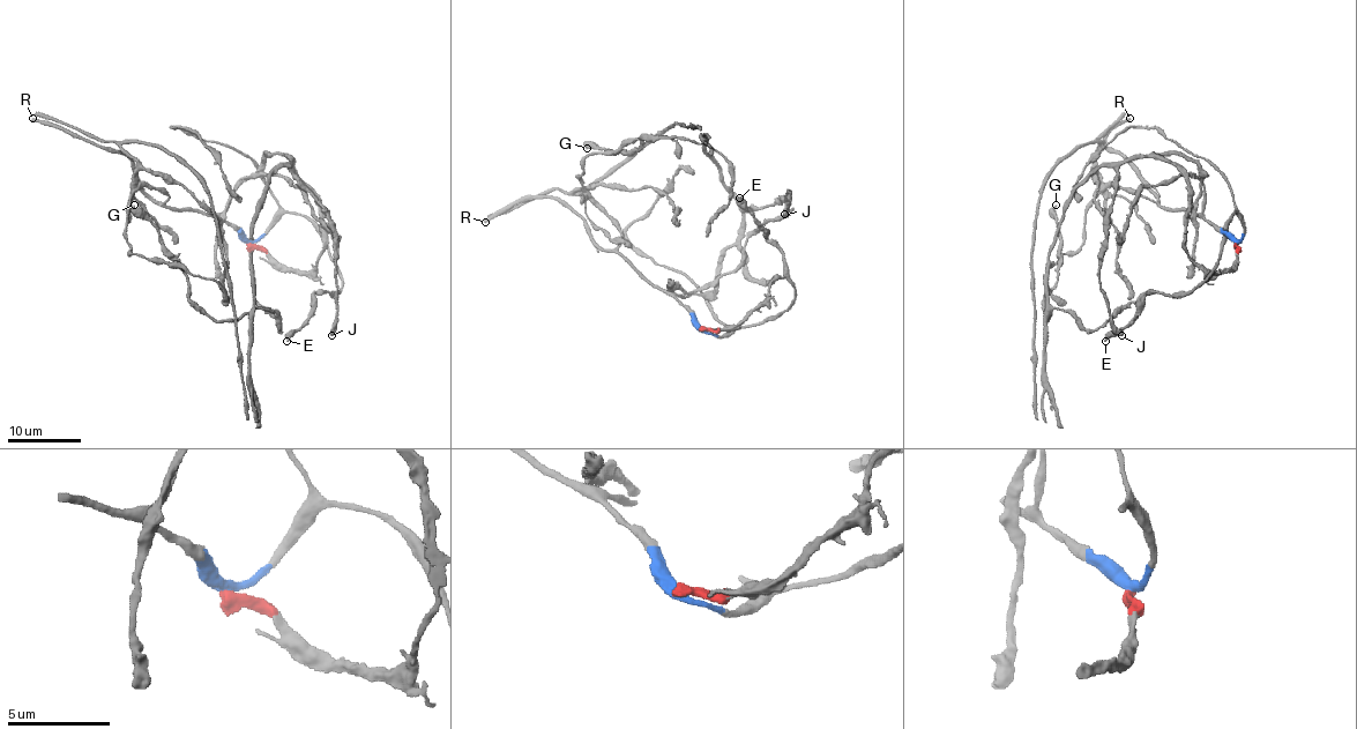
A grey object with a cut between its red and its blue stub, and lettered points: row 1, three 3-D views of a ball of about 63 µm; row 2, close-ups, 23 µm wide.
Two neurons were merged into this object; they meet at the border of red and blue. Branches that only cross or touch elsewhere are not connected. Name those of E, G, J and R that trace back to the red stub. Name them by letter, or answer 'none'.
G, J

